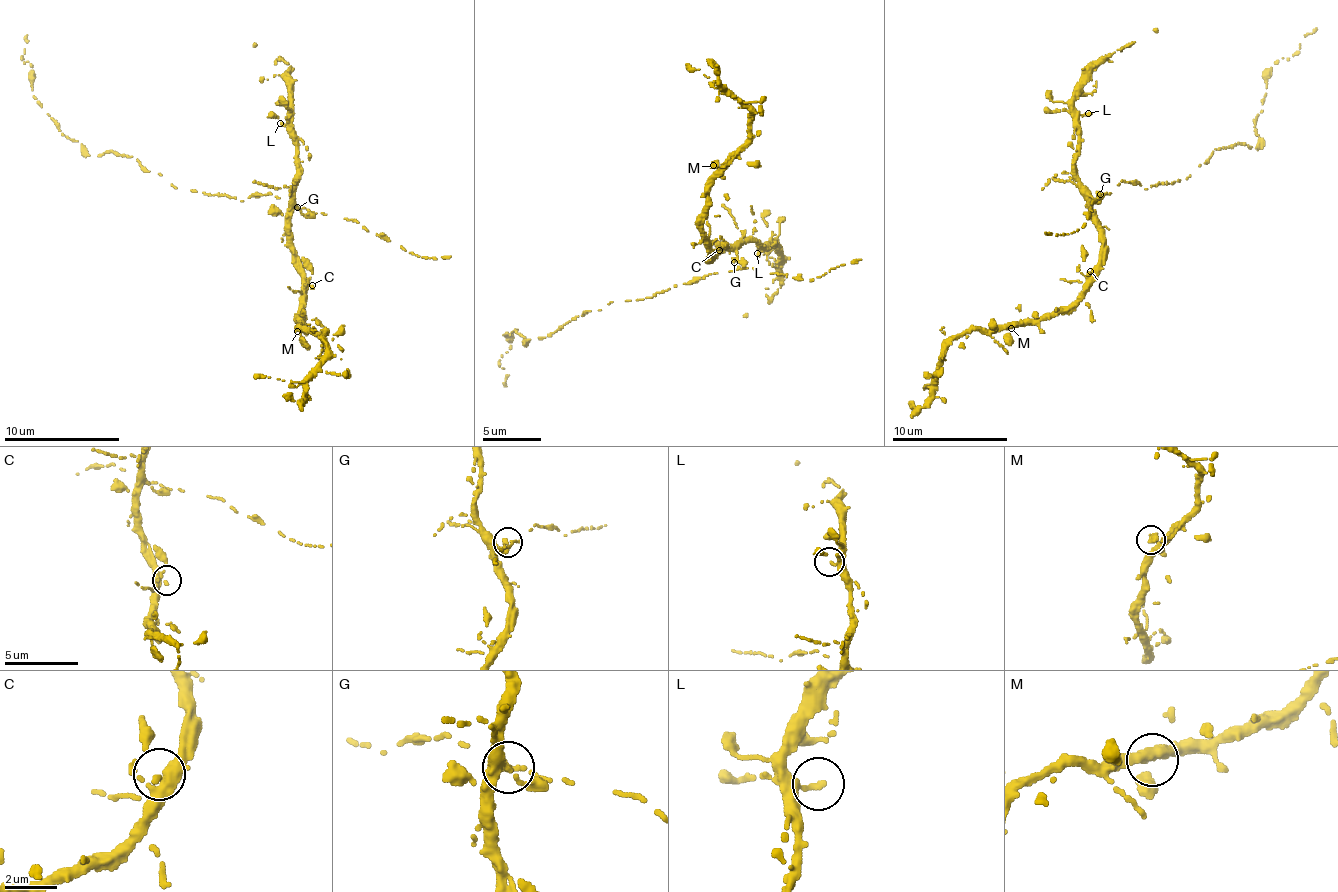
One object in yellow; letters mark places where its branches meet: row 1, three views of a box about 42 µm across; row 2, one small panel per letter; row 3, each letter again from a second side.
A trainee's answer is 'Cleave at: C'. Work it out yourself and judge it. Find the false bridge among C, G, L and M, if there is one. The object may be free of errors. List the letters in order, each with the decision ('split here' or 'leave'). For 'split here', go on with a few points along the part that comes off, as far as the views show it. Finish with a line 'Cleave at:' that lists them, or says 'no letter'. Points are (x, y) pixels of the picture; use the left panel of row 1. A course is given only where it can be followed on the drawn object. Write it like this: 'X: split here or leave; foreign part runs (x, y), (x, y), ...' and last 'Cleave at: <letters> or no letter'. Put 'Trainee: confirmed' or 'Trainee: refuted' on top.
Trainee: refuted
C: leave
G: leave
L: leave
M: leave
Cleave at: no letter

